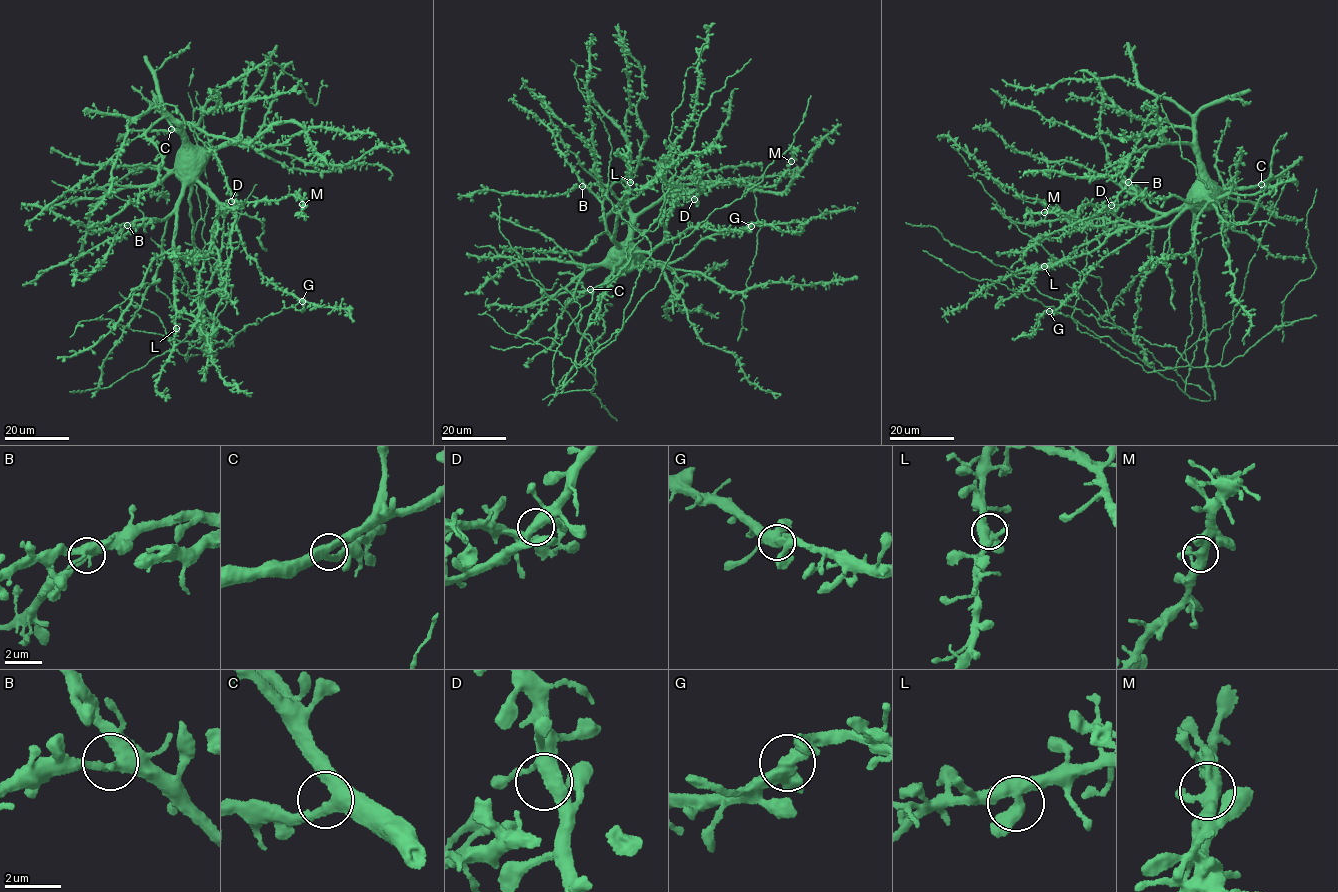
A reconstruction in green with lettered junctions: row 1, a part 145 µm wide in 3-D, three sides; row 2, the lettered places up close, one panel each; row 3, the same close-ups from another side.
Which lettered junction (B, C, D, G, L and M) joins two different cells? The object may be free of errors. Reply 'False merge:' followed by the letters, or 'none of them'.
False merge: none of them

